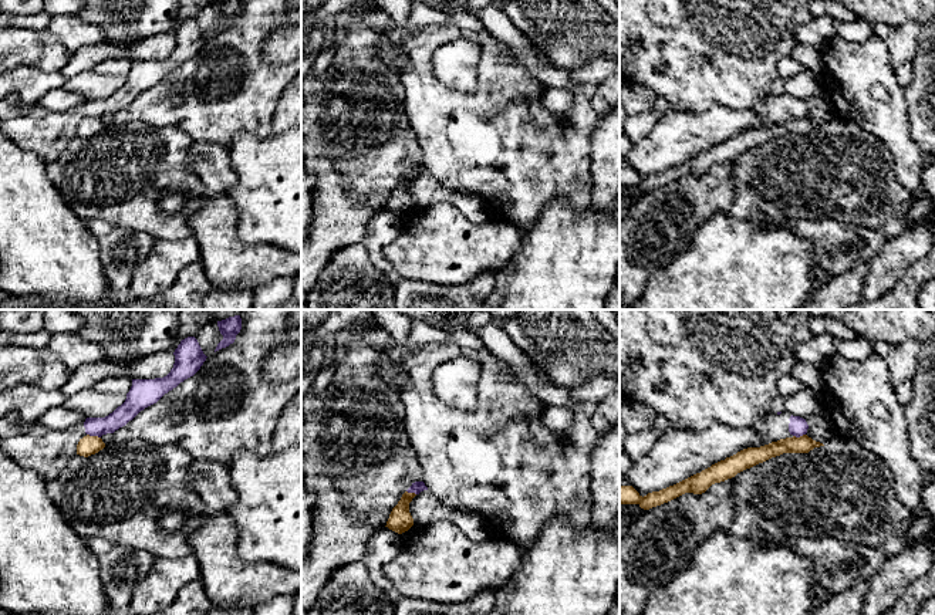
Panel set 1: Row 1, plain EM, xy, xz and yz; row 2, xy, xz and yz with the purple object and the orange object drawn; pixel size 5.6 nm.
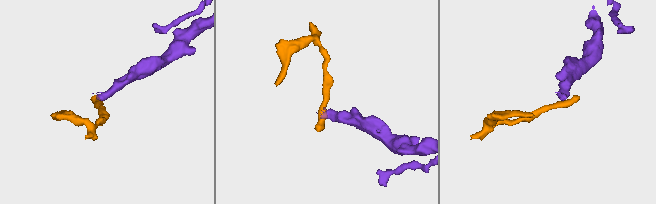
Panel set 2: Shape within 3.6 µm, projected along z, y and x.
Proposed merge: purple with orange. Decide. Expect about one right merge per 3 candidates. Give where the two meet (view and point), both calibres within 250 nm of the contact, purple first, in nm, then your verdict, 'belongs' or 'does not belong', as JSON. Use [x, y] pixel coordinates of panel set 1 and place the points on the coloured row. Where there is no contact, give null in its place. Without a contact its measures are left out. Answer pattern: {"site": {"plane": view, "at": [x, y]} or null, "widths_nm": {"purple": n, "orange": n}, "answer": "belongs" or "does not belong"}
{"site": {"plane": "xy", "at": [94, 435]}, "widths_nm": {"purple": 110, "orange": 110}, "answer": "does not belong"}

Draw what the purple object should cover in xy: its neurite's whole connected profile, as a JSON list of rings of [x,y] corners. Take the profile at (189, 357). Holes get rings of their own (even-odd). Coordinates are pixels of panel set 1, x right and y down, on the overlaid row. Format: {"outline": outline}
{"outline": [[[195,337],[182,339],[173,355],[175,364],[166,376],[132,379],[125,402],[105,418],[87,418],[67,429],[0,418],[0,449],[23,469],[36,472],[45,481],[54,480],[77,456],[77,445],[84,436],[101,437],[125,426],[141,410],[193,376],[207,358]]]}

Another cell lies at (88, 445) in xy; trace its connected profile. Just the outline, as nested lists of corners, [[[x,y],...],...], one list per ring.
[[[87,435],[82,439],[80,439],[77,445],[77,455],[88,457],[91,455],[98,453],[104,447],[105,447],[105,443],[102,442],[101,437]]]

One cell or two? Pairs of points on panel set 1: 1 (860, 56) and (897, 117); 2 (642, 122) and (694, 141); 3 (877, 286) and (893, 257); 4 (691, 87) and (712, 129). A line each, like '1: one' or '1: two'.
1: one
2: two
3: one
4: two

